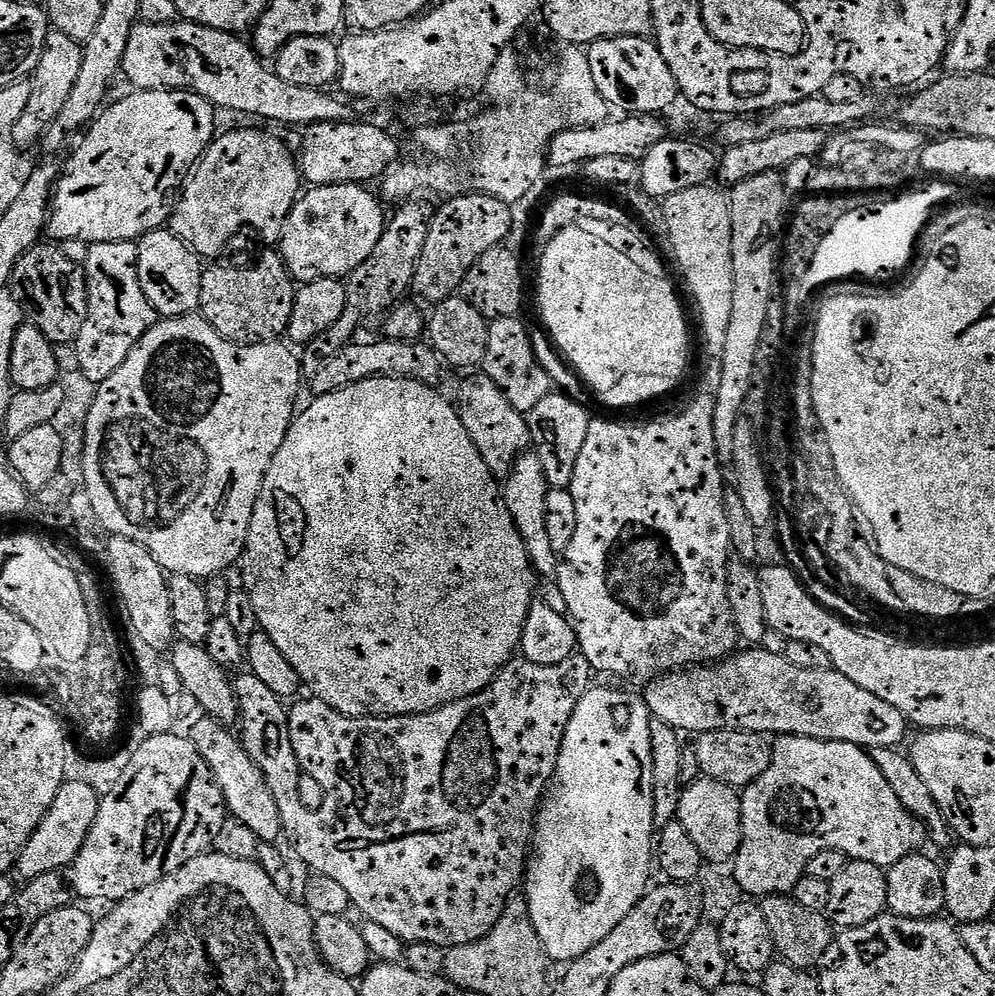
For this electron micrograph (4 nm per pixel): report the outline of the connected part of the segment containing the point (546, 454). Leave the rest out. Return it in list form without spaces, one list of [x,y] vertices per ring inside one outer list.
[[[549,394],[534,406],[534,410],[527,413],[526,428],[530,433],[534,452],[540,456],[541,464],[553,488],[568,488],[572,483],[574,466],[578,462],[578,454],[582,454],[582,446],[586,442],[586,434],[590,430],[593,417],[576,400],[568,396]]]

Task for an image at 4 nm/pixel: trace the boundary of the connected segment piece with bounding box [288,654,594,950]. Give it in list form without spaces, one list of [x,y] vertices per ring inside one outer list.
[[[573,655],[570,660],[563,660],[560,664],[535,664],[529,660],[523,658],[513,658],[509,660],[508,665],[505,666],[498,673],[494,681],[494,689],[496,693],[493,696],[489,694],[481,694],[479,696],[469,696],[466,700],[455,700],[452,704],[443,704],[440,708],[436,708],[432,712],[423,712],[417,716],[343,716],[338,710],[334,710],[324,700],[318,700],[315,698],[309,698],[304,700],[301,704],[296,704],[293,708],[290,708],[288,712],[288,733],[290,734],[290,742],[293,743],[294,754],[297,755],[297,762],[300,763],[303,775],[308,776],[321,788],[322,791],[328,795],[328,804],[332,808],[337,808],[337,812],[327,817],[327,825],[330,826],[330,832],[318,832],[322,840],[318,840],[316,844],[306,844],[304,840],[304,846],[308,846],[308,850],[312,850],[313,853],[313,866],[317,873],[321,876],[329,876],[338,882],[339,885],[346,890],[349,901],[353,905],[360,907],[374,923],[380,928],[385,928],[392,936],[397,936],[400,940],[409,940],[412,944],[433,944],[436,948],[441,950],[447,950],[450,948],[461,948],[463,944],[477,944],[482,937],[488,936],[496,929],[496,924],[499,920],[505,916],[506,909],[504,908],[508,904],[508,899],[512,896],[512,891],[516,887],[521,887],[522,881],[526,876],[526,865],[530,859],[530,849],[534,839],[534,825],[538,815],[538,809],[550,787],[553,783],[556,775],[556,767],[558,766],[558,758],[560,757],[560,747],[564,741],[564,735],[566,734],[566,728],[570,726],[570,720],[574,714],[574,710],[578,706],[578,702],[586,693],[590,685],[593,683],[592,676],[594,677],[594,670],[590,666],[590,662],[586,662],[586,658],[582,655]]]

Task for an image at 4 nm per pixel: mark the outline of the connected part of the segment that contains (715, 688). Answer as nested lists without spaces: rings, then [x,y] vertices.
[[[753,647],[753,652],[740,650],[711,664],[689,666],[647,681],[643,685],[642,695],[649,713],[657,721],[675,728],[680,734],[703,734],[720,732],[723,728],[735,728],[742,732],[772,732],[771,734],[850,742],[865,750],[896,748],[903,742],[904,735],[910,729],[908,717],[902,714],[902,710],[890,706],[890,702],[882,702],[878,694],[862,690],[858,682],[850,682],[850,678],[831,667],[802,669],[801,666],[792,665],[779,651],[763,652],[760,648],[762,647]]]

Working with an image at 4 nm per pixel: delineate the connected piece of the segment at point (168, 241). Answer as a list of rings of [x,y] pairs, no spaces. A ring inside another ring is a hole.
[[[162,227],[141,236],[138,245],[138,278],[141,280],[141,288],[149,299],[150,306],[164,318],[193,315],[201,307],[205,296],[204,268],[200,265],[202,260],[191,243],[181,240],[167,227]]]

